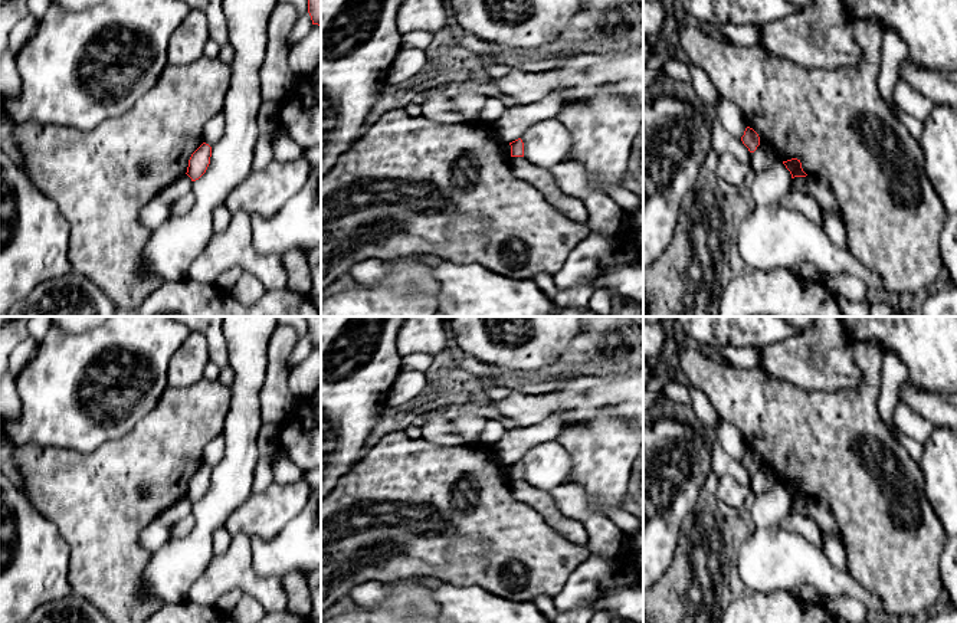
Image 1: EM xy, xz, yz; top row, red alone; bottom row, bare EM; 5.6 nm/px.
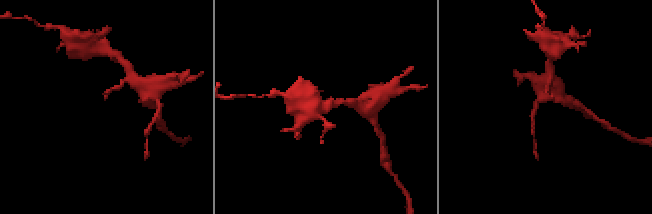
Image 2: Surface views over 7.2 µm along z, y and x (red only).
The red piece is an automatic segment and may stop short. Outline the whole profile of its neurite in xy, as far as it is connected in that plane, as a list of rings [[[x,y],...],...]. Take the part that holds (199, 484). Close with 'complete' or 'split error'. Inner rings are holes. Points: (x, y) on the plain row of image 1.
[[[203,465],[190,479],[187,498],[191,504],[199,502],[207,492],[212,479],[212,469]]] | complete

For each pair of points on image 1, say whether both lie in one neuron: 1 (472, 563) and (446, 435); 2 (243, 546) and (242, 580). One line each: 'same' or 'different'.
1: different
2: same

